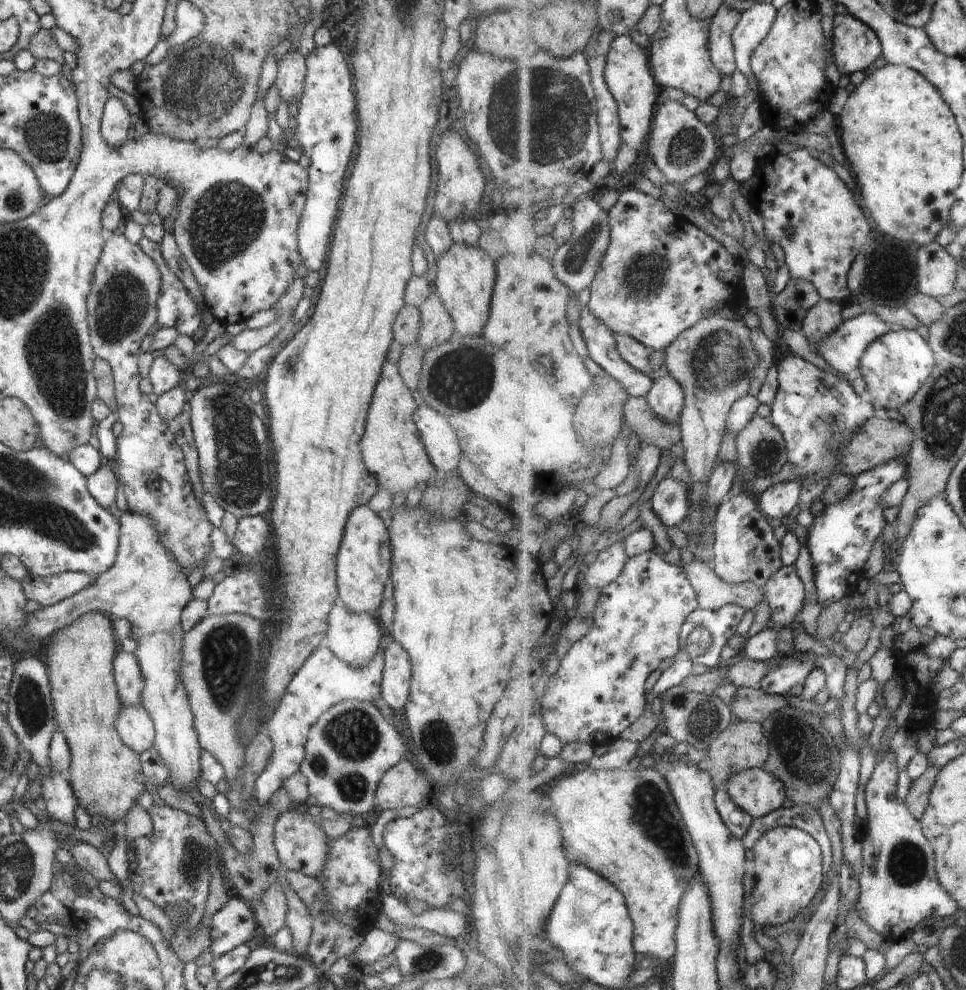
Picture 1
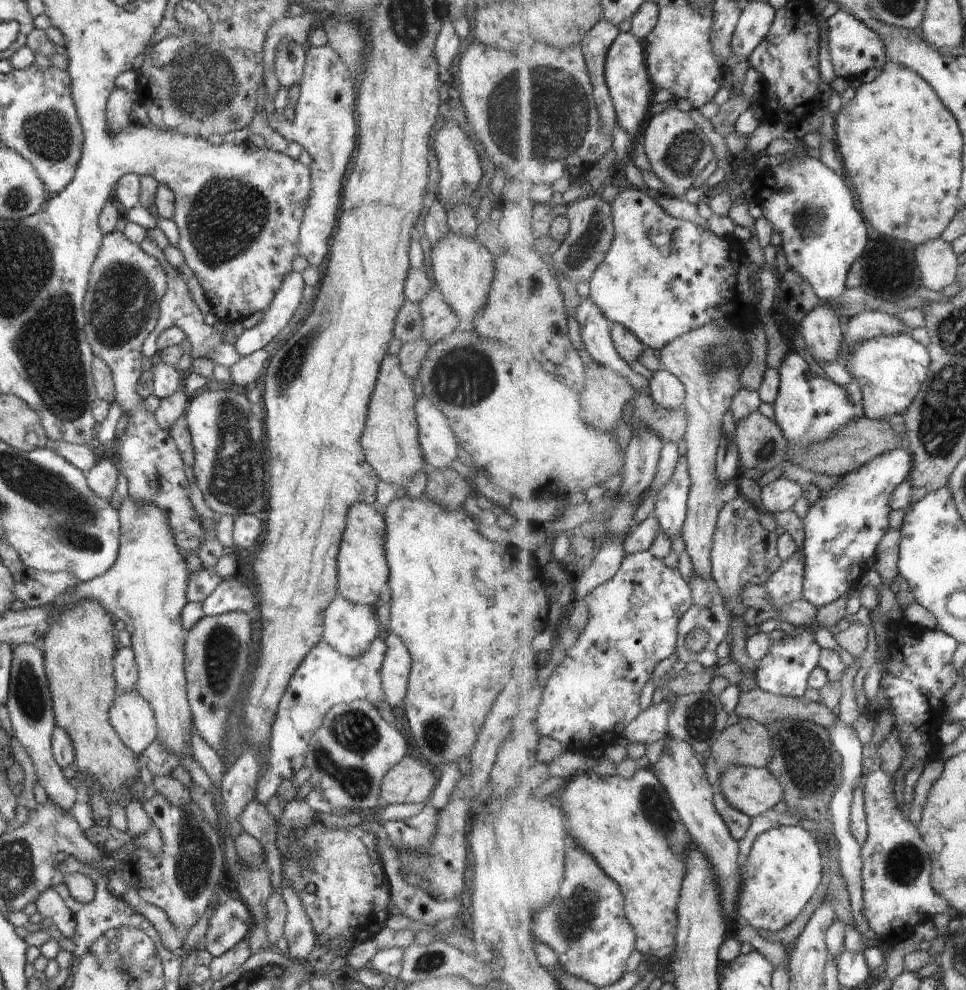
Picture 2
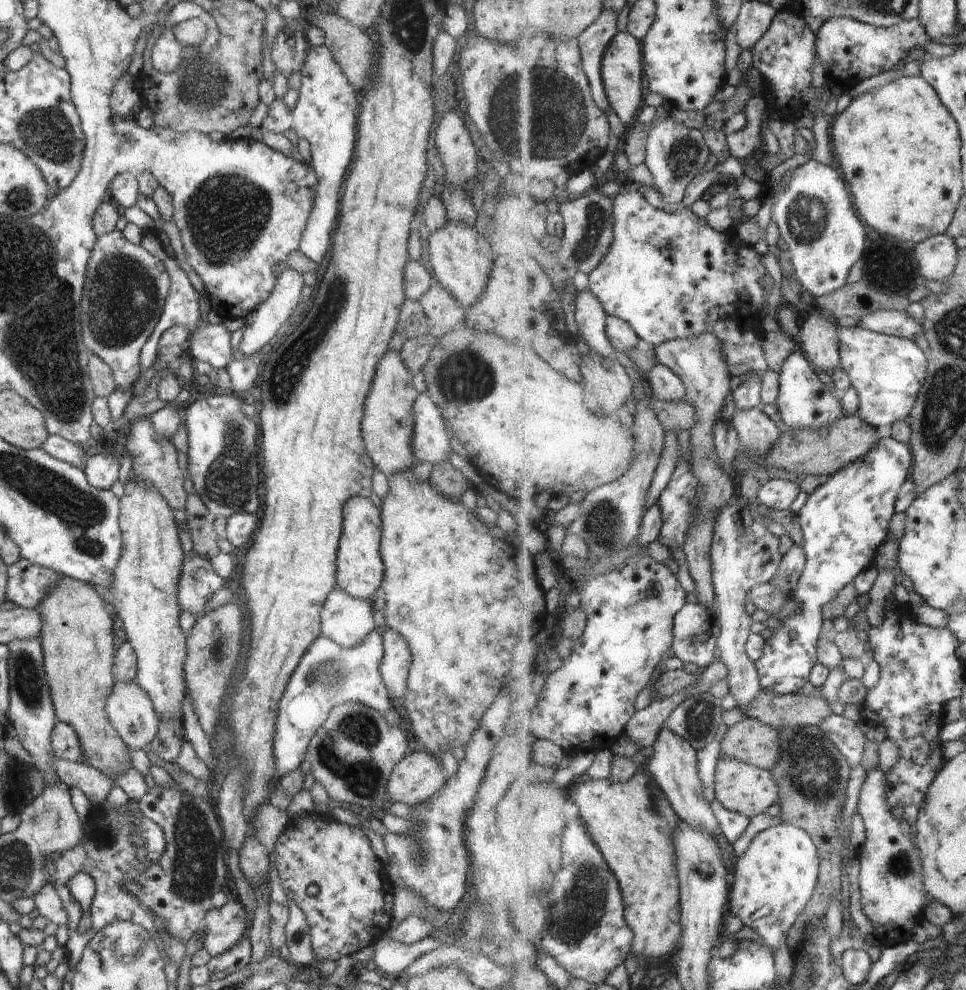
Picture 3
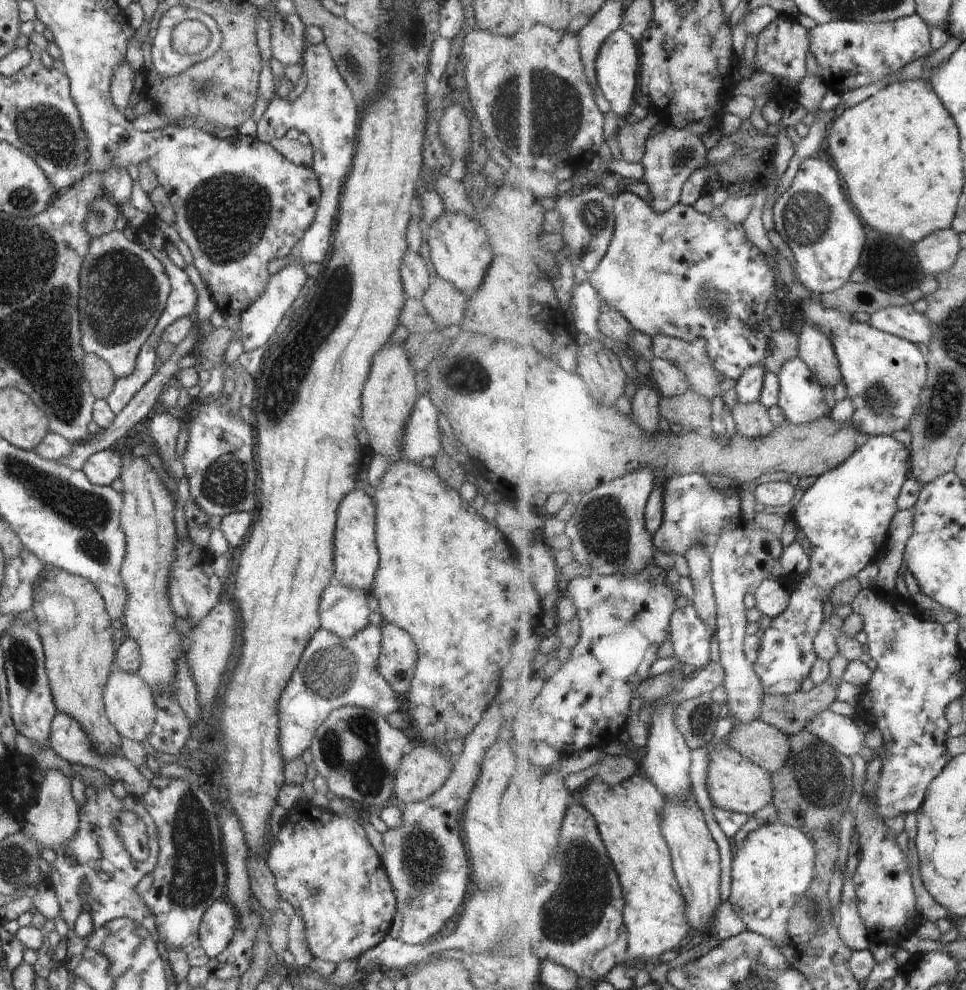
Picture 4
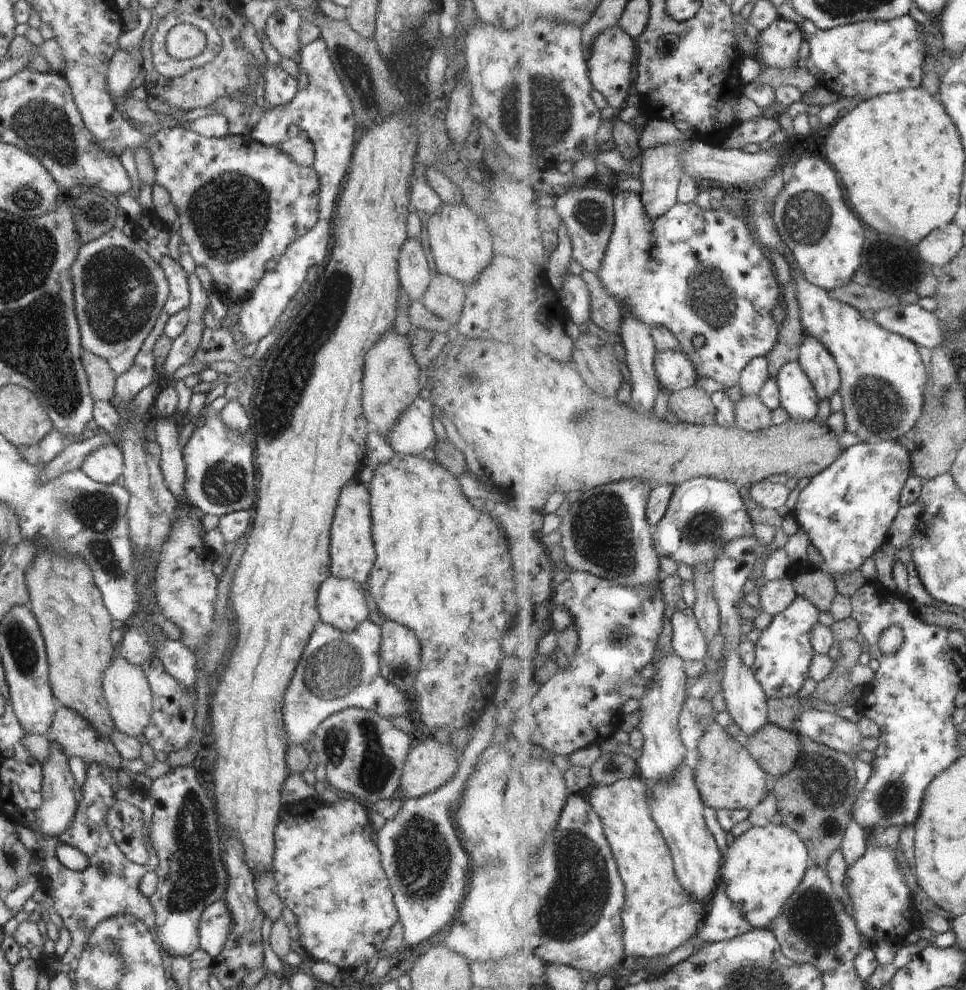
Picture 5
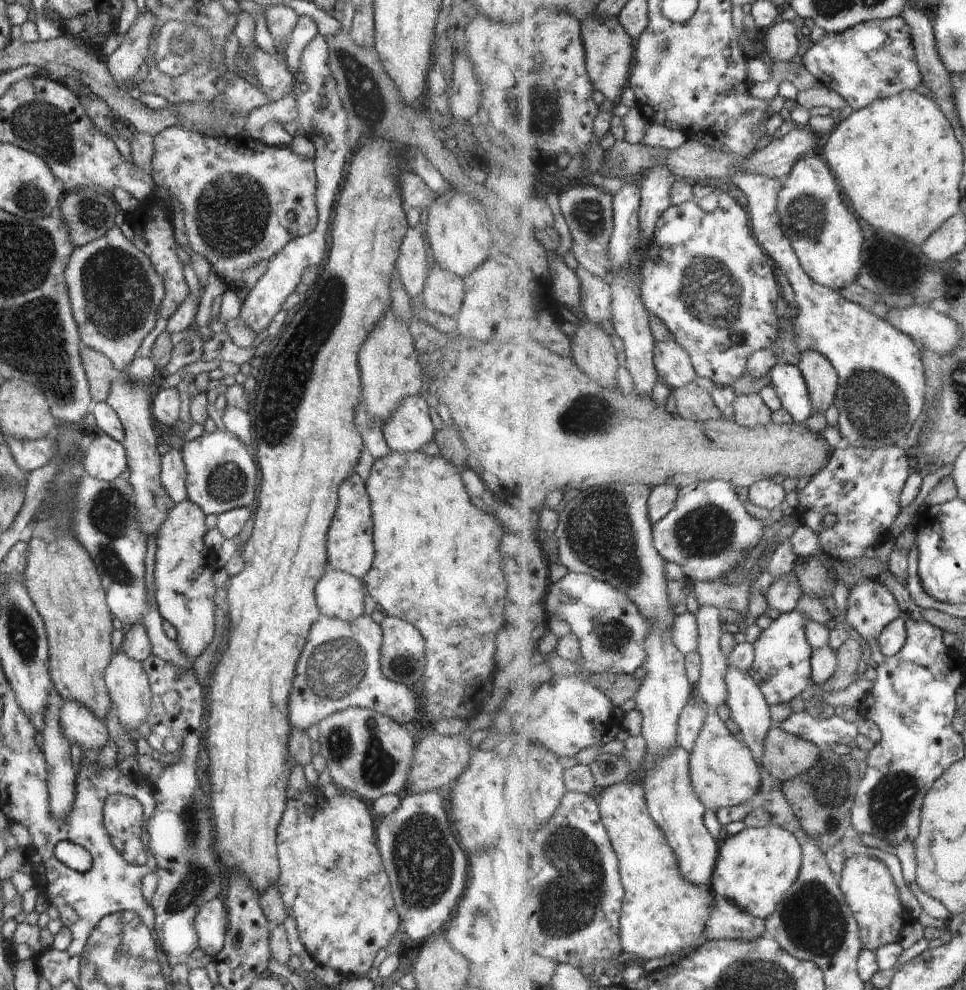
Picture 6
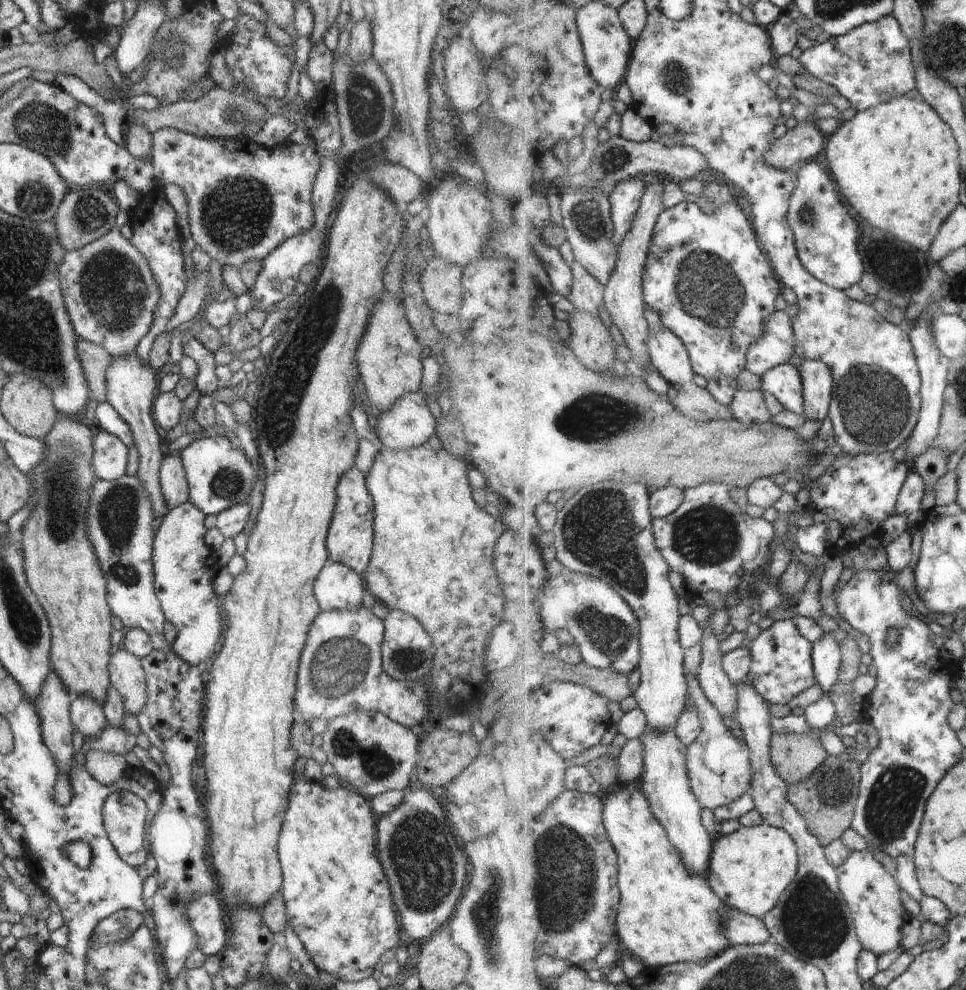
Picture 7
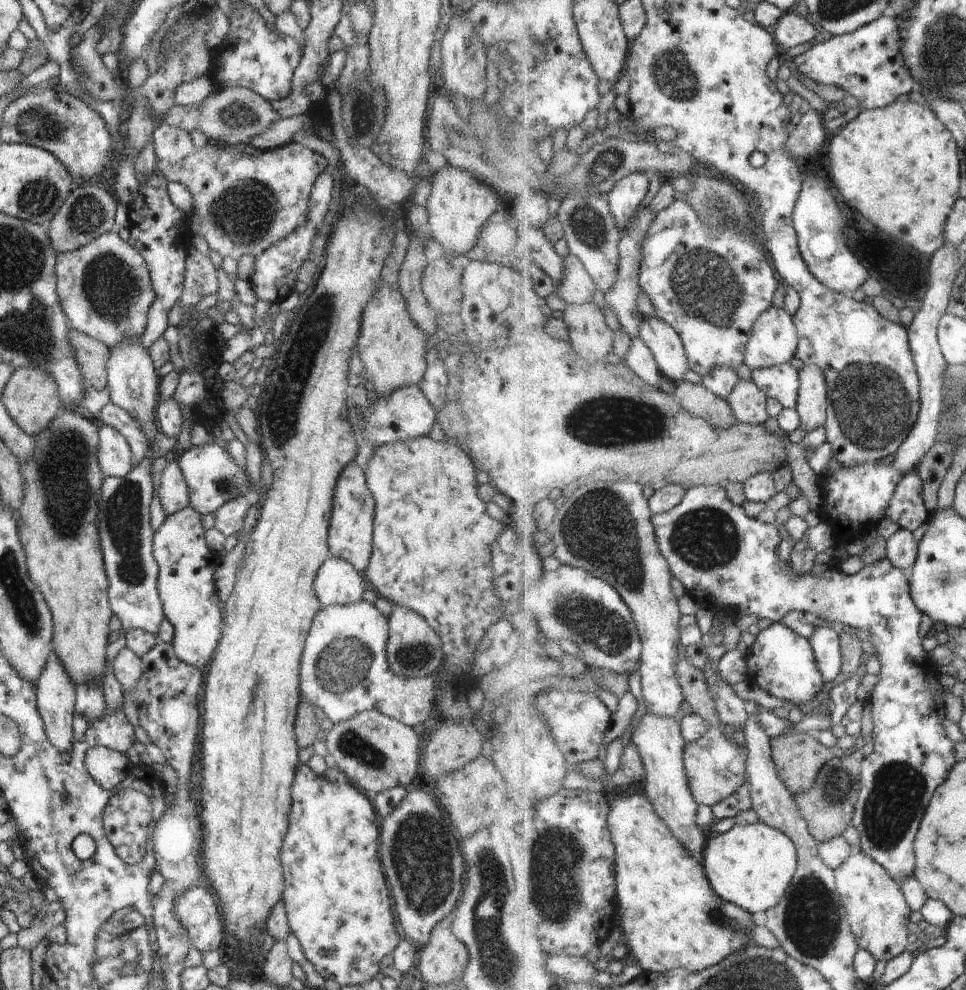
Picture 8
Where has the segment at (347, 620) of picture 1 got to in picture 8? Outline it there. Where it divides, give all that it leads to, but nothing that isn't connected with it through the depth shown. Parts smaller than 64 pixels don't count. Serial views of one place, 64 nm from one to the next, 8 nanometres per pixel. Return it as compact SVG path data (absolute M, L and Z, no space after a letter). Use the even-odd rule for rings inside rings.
M331 553L316 573L314 588L323 608L332 604L354 604L363 600L362 593L367 587L362 572L344 558Z

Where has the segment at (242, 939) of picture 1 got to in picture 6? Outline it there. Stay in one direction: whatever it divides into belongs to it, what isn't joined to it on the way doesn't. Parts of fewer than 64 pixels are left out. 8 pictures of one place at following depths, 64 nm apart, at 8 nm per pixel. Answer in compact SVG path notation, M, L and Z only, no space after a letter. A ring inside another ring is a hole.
M223 898L202 904L194 918L194 926L199 936L199 948L215 957L222 950L228 932L227 906Z

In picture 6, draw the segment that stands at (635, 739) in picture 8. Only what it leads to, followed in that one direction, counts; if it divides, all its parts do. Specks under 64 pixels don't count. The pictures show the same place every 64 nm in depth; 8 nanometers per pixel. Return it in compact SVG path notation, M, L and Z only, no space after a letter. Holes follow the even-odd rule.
M678 746L672 754L656 758L652 770L641 779L647 792L650 812L669 837L670 844L681 861L686 880L692 880L694 884L702 886L711 886L718 860L721 860L721 841L714 838L706 826L706 805L694 786L691 752L684 746Z

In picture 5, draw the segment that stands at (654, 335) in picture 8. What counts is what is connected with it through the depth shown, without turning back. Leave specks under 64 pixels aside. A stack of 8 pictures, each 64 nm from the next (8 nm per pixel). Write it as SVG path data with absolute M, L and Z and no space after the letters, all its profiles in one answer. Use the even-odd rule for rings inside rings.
M682 350L658 351L656 368L664 391L671 393L694 386L699 377L693 359Z

